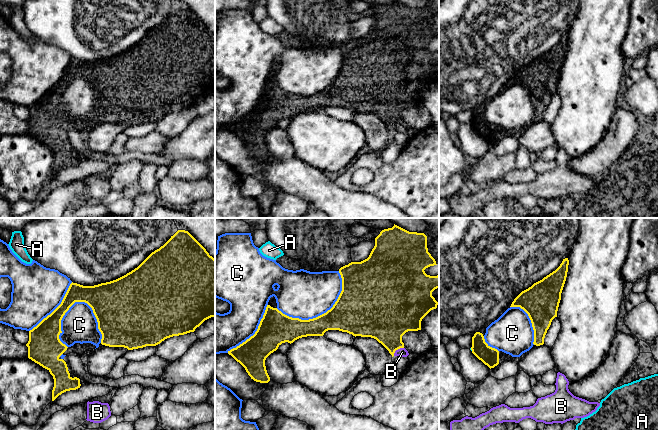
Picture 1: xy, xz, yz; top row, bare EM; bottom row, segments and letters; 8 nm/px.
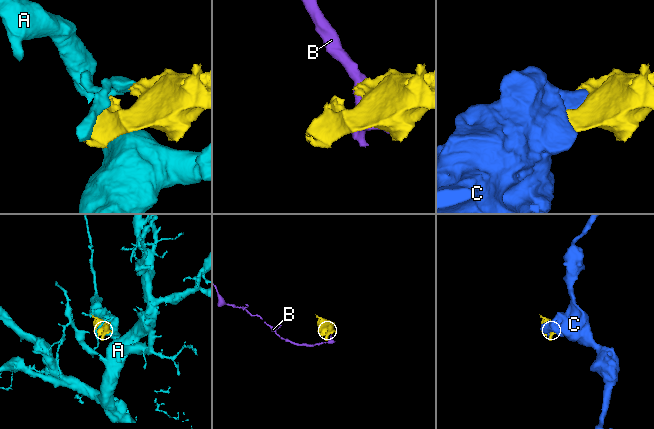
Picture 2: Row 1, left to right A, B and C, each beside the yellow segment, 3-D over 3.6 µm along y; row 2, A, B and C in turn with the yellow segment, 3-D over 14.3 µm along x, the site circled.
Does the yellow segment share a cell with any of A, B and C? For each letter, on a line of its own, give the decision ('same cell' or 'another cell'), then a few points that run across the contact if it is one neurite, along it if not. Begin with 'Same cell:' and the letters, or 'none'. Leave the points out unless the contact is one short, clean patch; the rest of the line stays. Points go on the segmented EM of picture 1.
Same cell: none
A: another cell; line yz (470, 348), (472, 350)
B: another cell; line xz (403, 347), (396, 350), (393, 355)
C: another cell

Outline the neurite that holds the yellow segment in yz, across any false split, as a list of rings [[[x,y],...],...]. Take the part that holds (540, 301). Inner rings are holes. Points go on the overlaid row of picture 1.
[[[568,258],[563,259],[555,271],[522,291],[510,306],[520,307],[528,314],[534,330],[533,344],[536,346],[544,344],[547,330],[557,317],[568,265]]]

